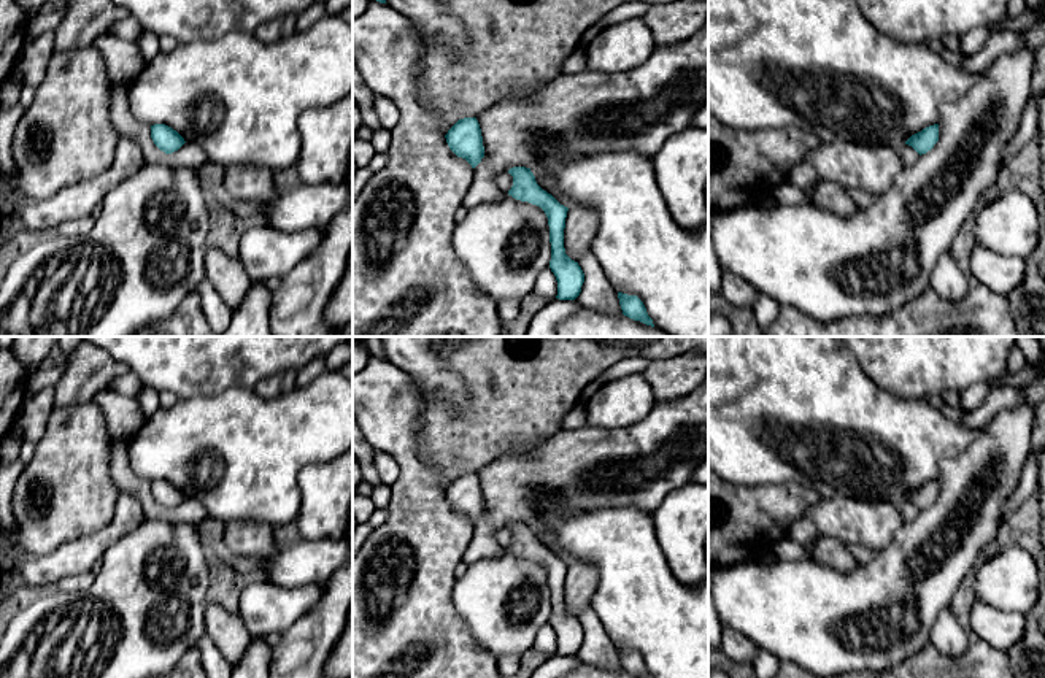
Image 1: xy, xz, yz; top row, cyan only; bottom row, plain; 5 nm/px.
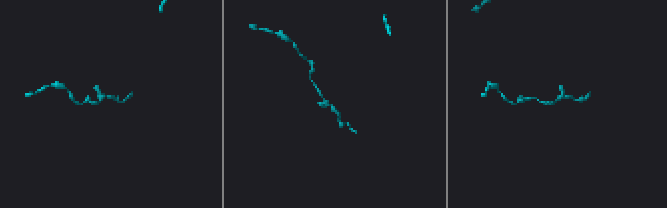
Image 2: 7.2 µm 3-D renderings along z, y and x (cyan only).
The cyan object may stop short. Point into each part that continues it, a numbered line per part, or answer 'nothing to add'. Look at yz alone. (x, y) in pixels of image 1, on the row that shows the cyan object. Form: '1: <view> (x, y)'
1: yz (909, 156)

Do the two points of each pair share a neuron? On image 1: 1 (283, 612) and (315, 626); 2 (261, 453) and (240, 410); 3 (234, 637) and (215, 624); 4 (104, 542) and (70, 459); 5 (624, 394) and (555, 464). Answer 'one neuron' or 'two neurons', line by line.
1: two neurons
2: one neuron
3: one neuron
4: two neurons
5: two neurons

